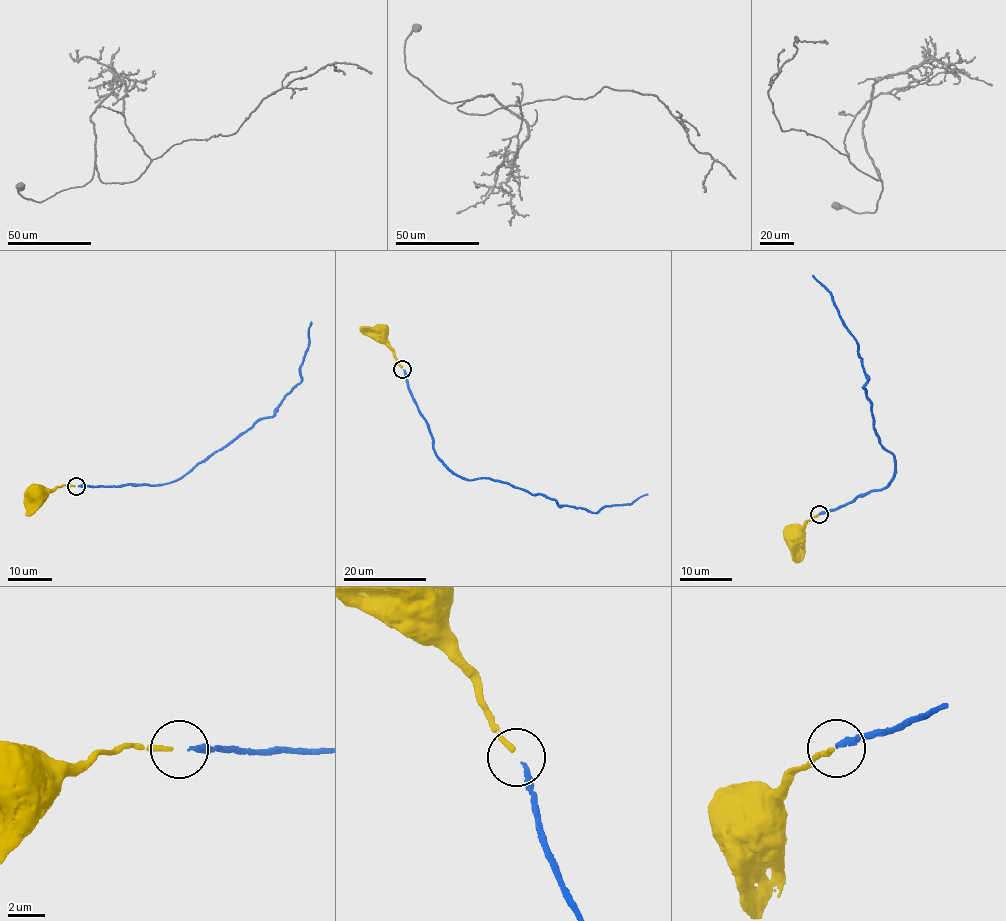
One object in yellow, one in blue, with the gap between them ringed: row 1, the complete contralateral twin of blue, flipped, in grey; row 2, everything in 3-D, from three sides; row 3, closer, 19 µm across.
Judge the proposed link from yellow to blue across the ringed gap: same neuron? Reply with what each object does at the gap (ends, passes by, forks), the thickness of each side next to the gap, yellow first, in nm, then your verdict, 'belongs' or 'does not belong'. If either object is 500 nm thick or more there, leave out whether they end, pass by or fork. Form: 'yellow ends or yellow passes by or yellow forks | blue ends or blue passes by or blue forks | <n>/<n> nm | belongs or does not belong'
yellow ends | blue ends | 280/240 nm | belongs

